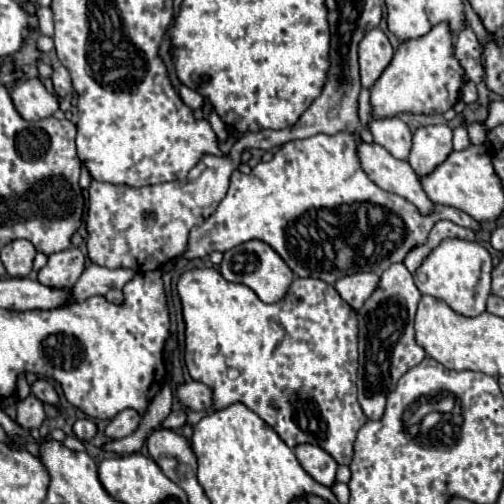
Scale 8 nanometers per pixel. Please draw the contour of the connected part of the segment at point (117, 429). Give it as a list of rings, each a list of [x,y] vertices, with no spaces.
[[[125,409],[125,411],[121,411],[121,413],[105,427],[105,435],[107,435],[109,439],[123,439],[123,437],[131,435],[131,433],[137,429],[139,421],[141,421],[141,417],[139,417],[137,411]]]

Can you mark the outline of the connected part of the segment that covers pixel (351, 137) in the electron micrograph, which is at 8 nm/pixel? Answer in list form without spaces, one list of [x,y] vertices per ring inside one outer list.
[[[339,131],[337,135],[313,135],[309,139],[289,141],[279,147],[269,163],[261,161],[253,167],[249,175],[233,171],[231,185],[225,199],[219,203],[217,211],[197,225],[189,233],[189,243],[179,259],[201,259],[213,251],[229,251],[251,239],[259,239],[273,247],[277,255],[289,265],[289,269],[299,277],[315,277],[325,283],[335,283],[337,279],[361,271],[385,271],[389,265],[405,259],[409,249],[425,243],[431,227],[439,219],[449,219],[471,231],[479,231],[481,225],[461,209],[437,205],[433,215],[419,215],[419,211],[399,195],[379,189],[361,171],[361,161],[357,157],[357,145],[361,137],[351,131]]]

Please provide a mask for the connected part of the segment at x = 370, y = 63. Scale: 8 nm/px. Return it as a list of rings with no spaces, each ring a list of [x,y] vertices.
[[[375,27],[371,29],[363,41],[359,43],[359,65],[361,65],[361,85],[369,89],[379,77],[381,71],[391,63],[393,59],[393,47],[387,39],[387,35]]]

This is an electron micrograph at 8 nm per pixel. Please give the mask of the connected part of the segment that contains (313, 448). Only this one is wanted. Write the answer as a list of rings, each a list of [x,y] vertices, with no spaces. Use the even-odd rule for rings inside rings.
[[[297,445],[295,449],[295,455],[301,463],[301,467],[321,485],[325,487],[331,487],[335,483],[335,471],[337,471],[337,461],[327,453],[323,451],[321,447],[317,445]]]

